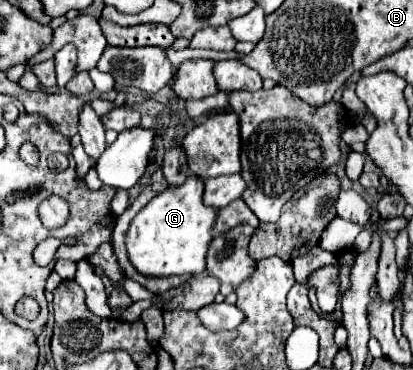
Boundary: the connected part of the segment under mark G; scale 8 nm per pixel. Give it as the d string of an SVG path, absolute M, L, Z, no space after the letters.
M188 175L184 185L164 189L132 219L126 235L126 247L130 261L140 273L158 277L204 273L208 245L212 243L212 227L220 209L208 209L202 197L204 181Z

